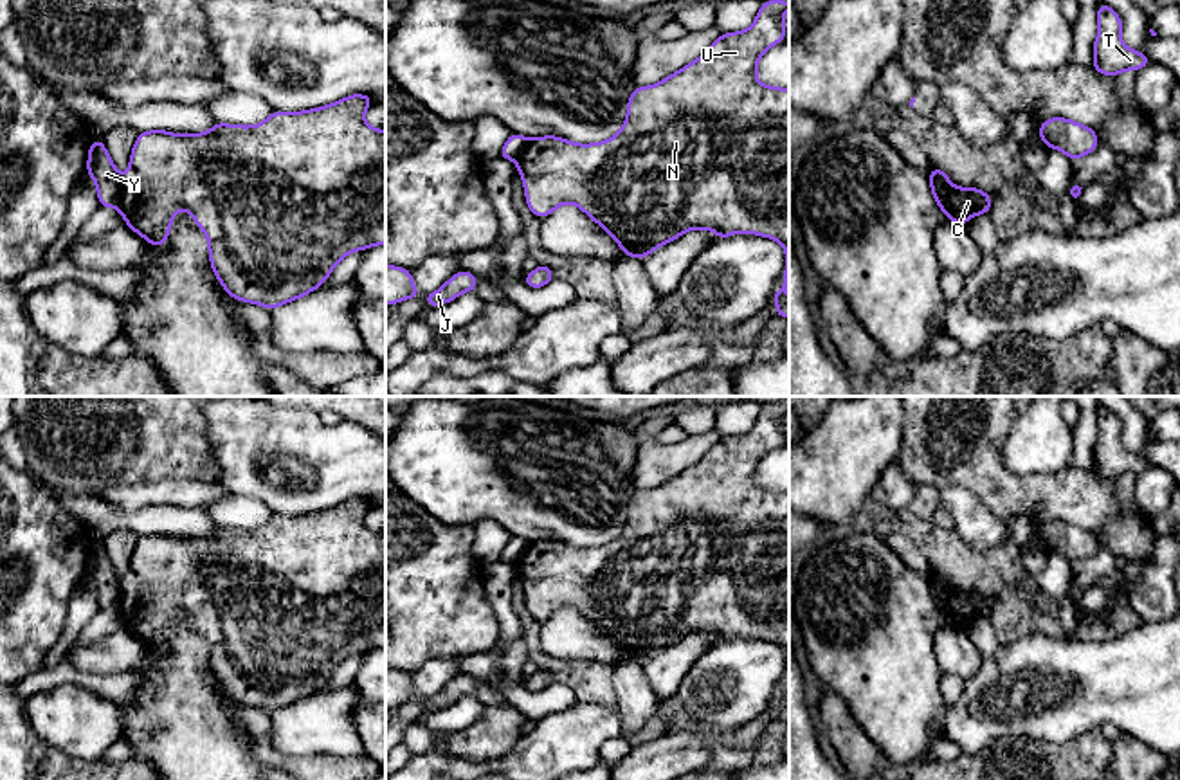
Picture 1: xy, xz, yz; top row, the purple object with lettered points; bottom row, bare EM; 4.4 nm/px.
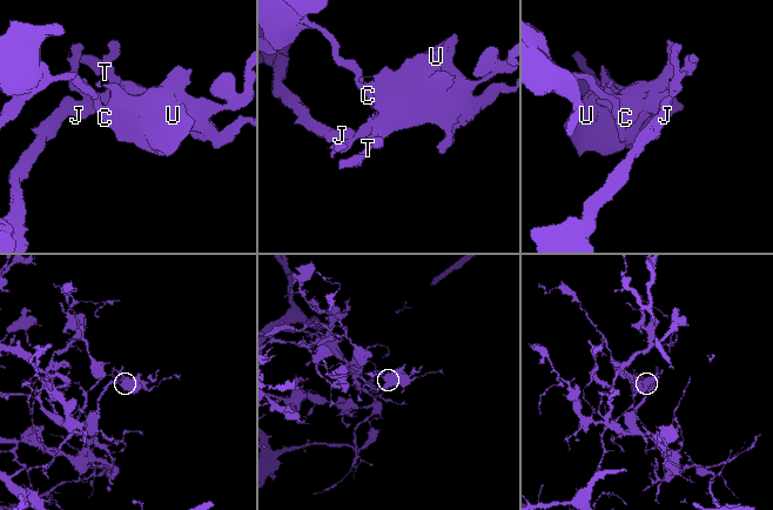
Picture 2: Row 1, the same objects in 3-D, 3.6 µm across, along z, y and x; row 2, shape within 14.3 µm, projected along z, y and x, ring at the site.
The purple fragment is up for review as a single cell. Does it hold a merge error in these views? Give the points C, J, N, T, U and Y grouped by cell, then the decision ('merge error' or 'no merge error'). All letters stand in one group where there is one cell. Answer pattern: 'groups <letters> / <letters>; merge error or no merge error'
groups C J N T U / Y; merge error

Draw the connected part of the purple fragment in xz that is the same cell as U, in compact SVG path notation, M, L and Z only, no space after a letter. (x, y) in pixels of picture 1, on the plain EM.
M784 404L762 405L755 427L749 432L742 436L721 438L701 461L670 477L667 483L652 490L636 490L627 504L629 512L625 528L614 540L596 548L575 548L553 539L528 544L526 555L517 564L517 575L522 580L526 607L530 614L537 621L546 621L558 609L575 607L611 638L611 641L623 652L623 659L631 661L645 661L652 658L658 650L674 645L677 639L692 632L710 632L715 636L715 641L728 641L735 636L749 636L764 641L773 641L785 652L787 658L782 690L773 695L773 703L776 704L775 719L789 721L789 701L784 697L784 692L789 688L789 494L760 488L757 485L757 467L760 459L769 450L787 441L787 436L784 432L784 416L787 413L789 405Z

